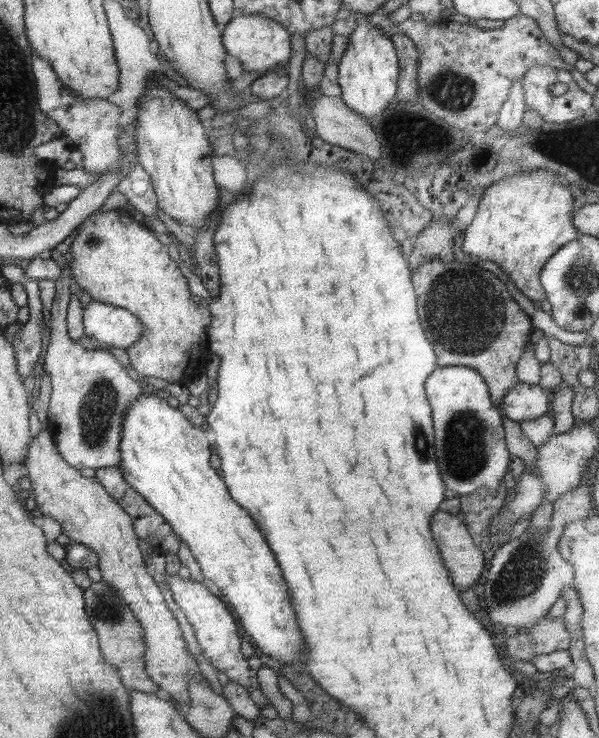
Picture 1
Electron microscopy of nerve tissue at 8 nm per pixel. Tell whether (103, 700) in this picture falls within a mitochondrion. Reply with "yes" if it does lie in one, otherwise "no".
yes

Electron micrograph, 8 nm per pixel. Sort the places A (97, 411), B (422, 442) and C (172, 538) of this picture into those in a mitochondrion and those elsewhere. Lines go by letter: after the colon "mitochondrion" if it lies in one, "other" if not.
A: mitochondrion
B: mitochondrion
C: other

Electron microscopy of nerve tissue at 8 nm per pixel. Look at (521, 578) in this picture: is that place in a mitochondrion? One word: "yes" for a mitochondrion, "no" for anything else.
yes

